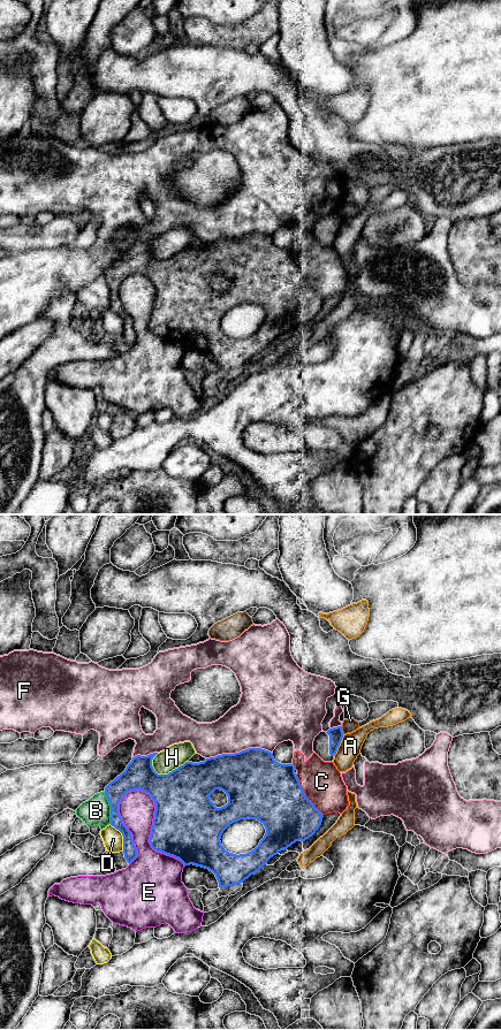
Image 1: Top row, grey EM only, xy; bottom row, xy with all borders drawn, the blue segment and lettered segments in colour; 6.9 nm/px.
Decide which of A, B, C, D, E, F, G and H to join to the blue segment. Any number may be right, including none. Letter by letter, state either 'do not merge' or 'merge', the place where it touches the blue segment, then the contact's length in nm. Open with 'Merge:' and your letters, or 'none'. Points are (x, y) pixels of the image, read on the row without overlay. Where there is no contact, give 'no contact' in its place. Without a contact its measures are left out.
Merge: none
A: do not merge; contact xy (339, 229); length 170 nm
B: do not merge; contact xy (111, 292); length 220 nm
C: do not merge; contact xy (304, 280); length 340 nm
D: do not merge; contact xy (122, 319); length 220 nm
E: do not merge; contact xy (152, 312); length 650 nm
F: do not merge; contact xy (240, 236); length 460 nm
G: do not merge; contact xy (341, 214); length 60 nm
H: do not merge; contact xy (169, 257); length 260 nm

